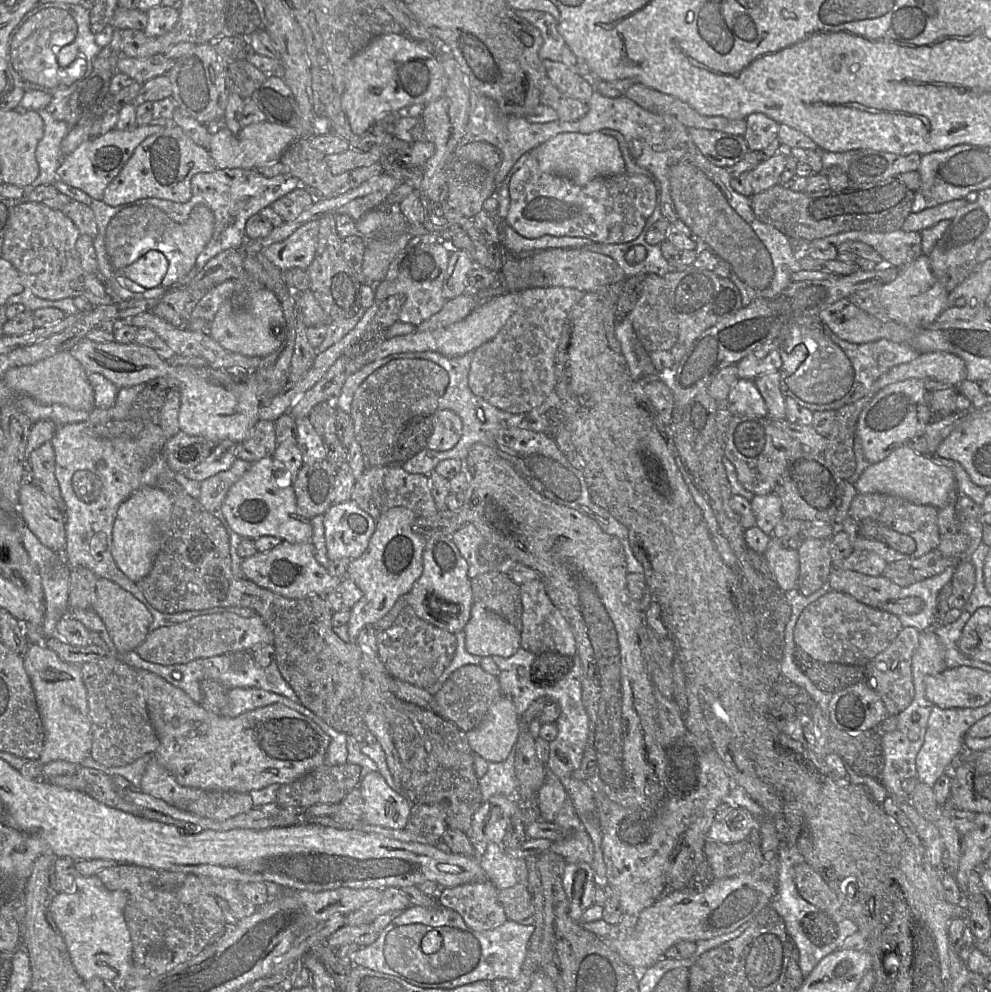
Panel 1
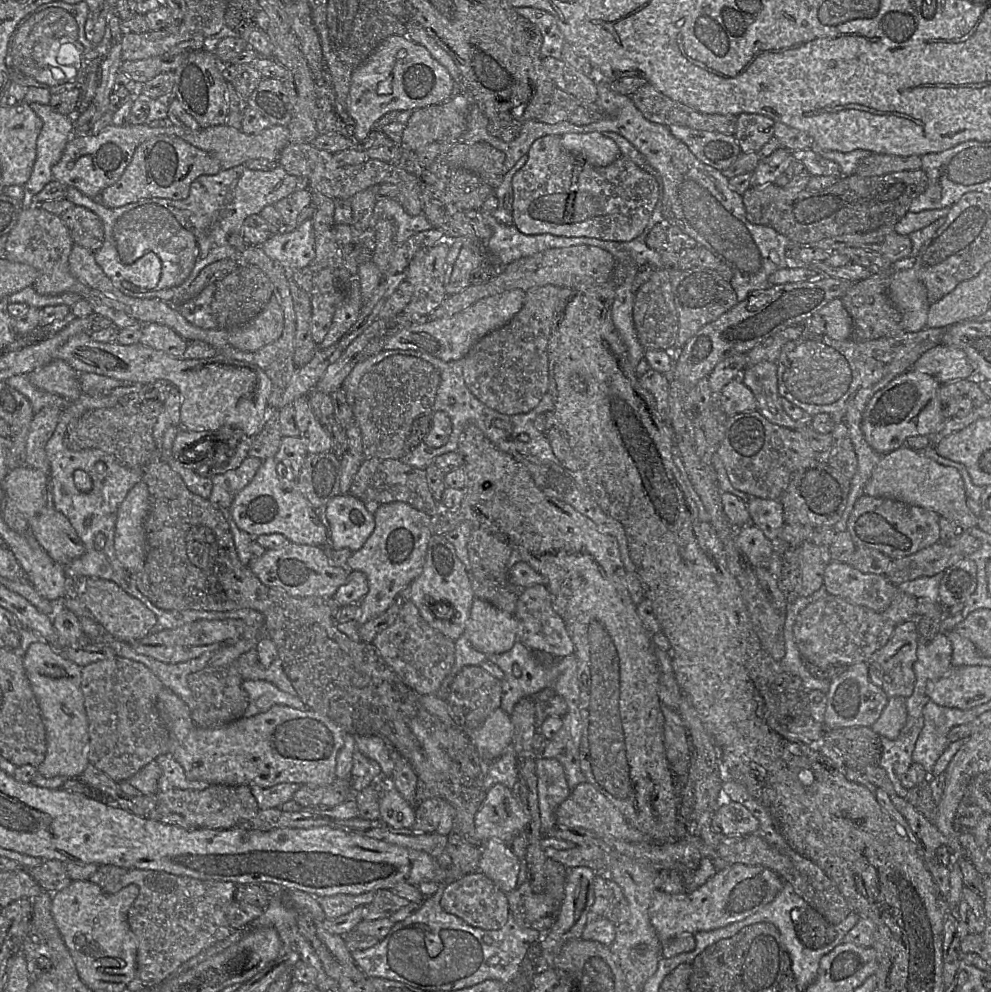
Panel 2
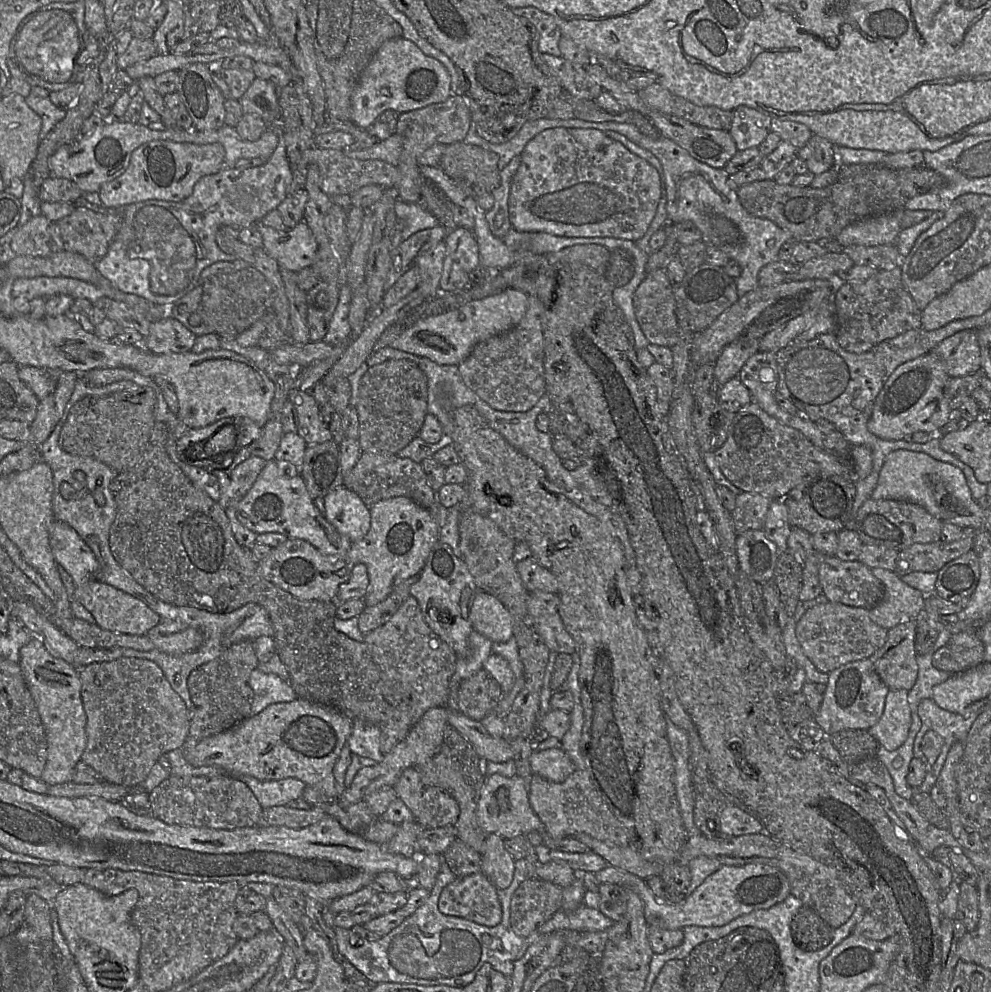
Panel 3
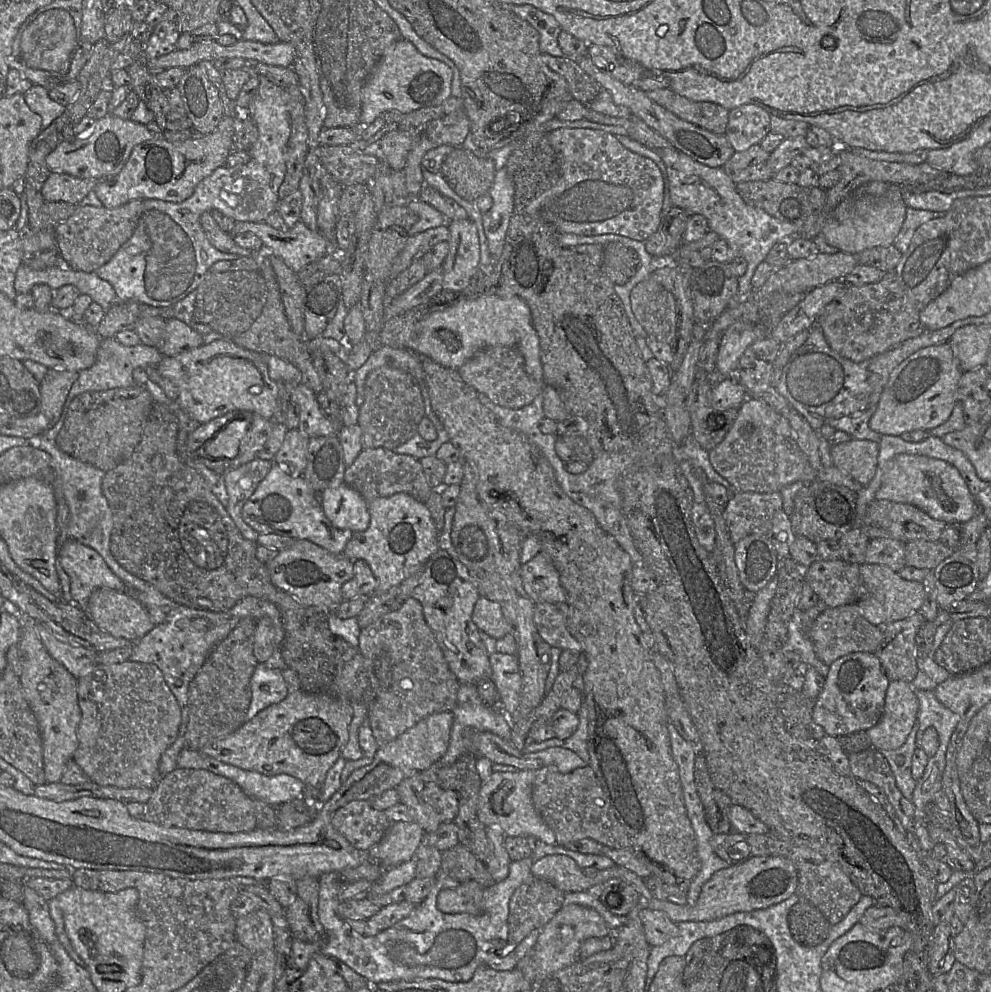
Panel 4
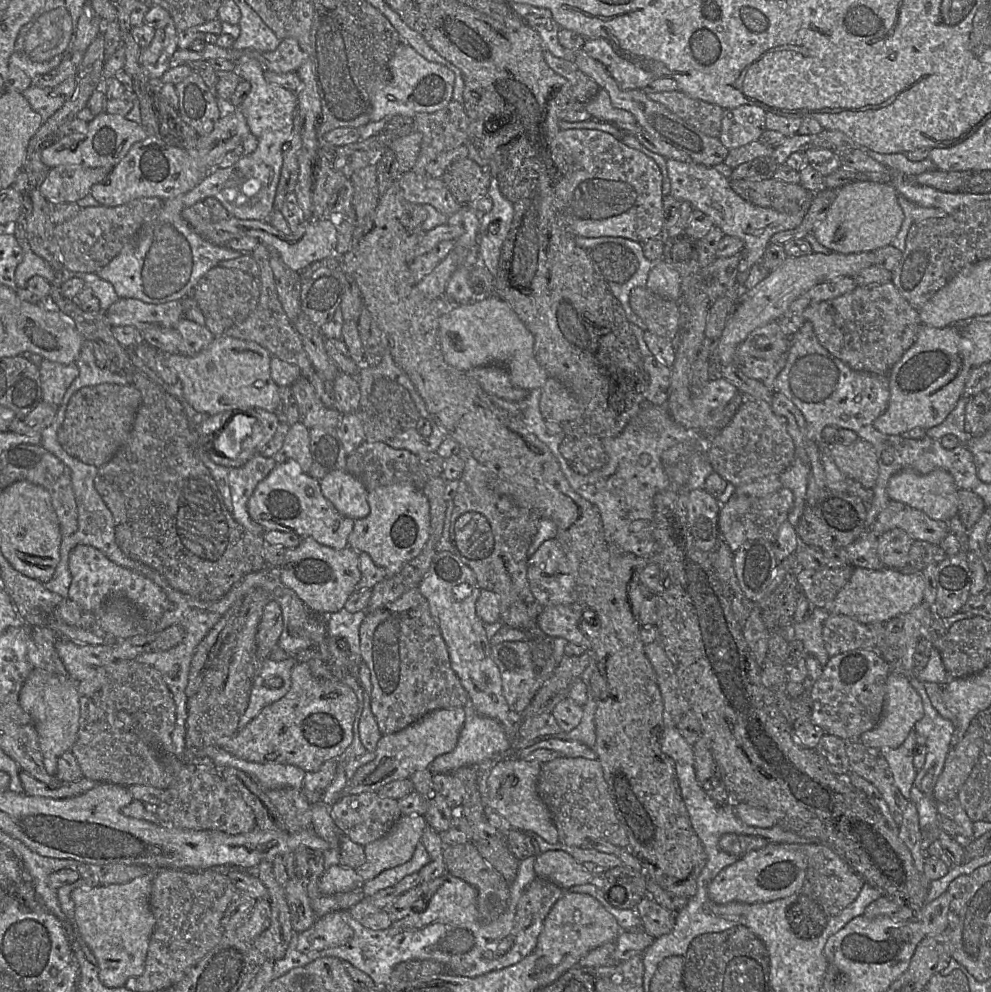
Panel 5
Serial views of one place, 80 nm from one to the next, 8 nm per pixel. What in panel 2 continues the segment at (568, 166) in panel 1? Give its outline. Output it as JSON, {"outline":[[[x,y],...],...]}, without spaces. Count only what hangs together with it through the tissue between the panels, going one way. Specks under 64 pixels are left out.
{"outline":[[[600,132],[567,133],[561,136],[562,145],[590,165],[604,167],[622,154],[611,138]]]}

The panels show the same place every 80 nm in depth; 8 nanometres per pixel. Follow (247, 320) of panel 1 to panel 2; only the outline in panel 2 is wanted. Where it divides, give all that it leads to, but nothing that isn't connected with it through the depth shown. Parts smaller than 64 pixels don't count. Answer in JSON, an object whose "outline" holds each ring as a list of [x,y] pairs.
{"outline":[[[272,295],[268,304],[253,320],[239,328],[228,330],[228,341],[238,350],[253,352],[277,341],[283,329],[283,310]]]}

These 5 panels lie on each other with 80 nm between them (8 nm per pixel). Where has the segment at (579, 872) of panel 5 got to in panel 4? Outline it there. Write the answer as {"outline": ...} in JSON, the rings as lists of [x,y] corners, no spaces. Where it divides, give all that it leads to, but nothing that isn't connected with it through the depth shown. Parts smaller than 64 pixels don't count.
{"outline":[[[563,854],[546,855],[535,860],[531,872],[534,877],[552,883],[564,893],[587,891],[593,885],[593,880],[585,876],[577,863]]]}

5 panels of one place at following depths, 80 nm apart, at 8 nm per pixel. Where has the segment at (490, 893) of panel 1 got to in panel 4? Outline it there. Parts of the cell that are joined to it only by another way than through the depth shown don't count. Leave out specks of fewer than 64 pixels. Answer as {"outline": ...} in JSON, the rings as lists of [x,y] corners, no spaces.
{"outline":[[[474,880],[461,882],[455,888],[439,892],[437,907],[443,913],[480,915],[484,890],[485,887]]]}

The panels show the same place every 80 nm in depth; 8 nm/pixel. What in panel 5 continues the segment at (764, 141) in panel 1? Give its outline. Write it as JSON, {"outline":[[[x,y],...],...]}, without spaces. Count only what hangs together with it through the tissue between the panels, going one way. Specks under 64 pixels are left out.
{"outline":[[[741,105],[724,109],[719,140],[730,149],[759,139],[766,130],[766,111],[756,105]]]}

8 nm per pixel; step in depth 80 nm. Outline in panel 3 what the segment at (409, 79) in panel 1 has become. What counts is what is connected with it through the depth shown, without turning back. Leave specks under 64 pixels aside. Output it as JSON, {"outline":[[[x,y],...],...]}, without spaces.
{"outline":[[[394,38],[382,44],[359,76],[351,97],[351,120],[368,130],[386,110],[402,114],[444,102],[450,96],[451,78],[446,67],[426,56],[412,41]]]}

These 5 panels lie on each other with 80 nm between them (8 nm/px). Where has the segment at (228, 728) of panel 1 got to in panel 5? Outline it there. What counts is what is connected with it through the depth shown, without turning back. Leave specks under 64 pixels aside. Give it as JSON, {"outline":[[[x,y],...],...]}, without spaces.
{"outline":[[[297,663],[291,671],[289,691],[263,708],[245,727],[218,746],[248,762],[292,765],[306,772],[318,770],[330,760],[338,760],[353,740],[352,728],[358,702],[353,690],[340,679],[321,679],[312,675],[307,663]]]}

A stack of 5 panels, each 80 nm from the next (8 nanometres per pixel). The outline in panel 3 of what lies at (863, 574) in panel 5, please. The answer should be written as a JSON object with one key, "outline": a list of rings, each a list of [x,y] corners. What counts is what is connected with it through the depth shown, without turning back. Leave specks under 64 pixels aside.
{"outline":[[[873,568],[871,573],[884,587],[883,598],[869,610],[869,617],[875,624],[890,630],[922,615],[926,598],[919,590],[903,582],[895,572]]]}

